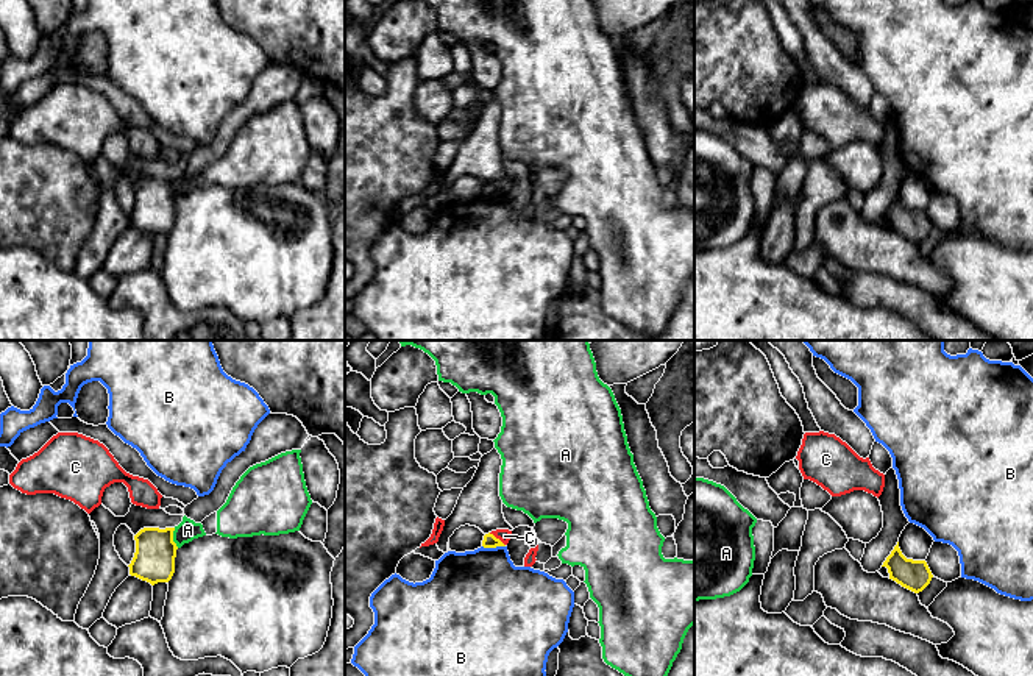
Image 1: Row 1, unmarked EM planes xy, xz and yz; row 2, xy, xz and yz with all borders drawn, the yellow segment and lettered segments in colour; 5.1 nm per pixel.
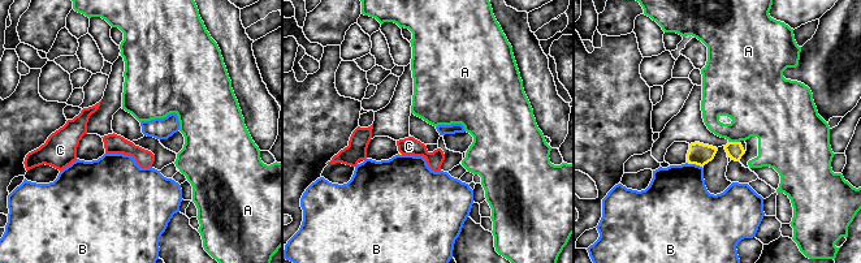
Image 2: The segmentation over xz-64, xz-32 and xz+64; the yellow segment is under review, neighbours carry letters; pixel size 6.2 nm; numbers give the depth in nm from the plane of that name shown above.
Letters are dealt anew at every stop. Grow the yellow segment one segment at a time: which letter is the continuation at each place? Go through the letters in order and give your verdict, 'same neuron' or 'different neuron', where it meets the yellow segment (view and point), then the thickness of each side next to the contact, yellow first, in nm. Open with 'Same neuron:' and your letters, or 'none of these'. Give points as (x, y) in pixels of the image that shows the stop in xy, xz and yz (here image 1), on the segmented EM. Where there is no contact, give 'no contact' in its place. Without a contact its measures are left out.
Same neuron: none of these
A: different neuron; contact xy (172, 537); calibres 220 and 110 nm
B: different neuron; contact xz (493, 547); calibres 70 and 460 nm
C: different neuron; contact xz (495, 537); calibres 70 and 70 nm

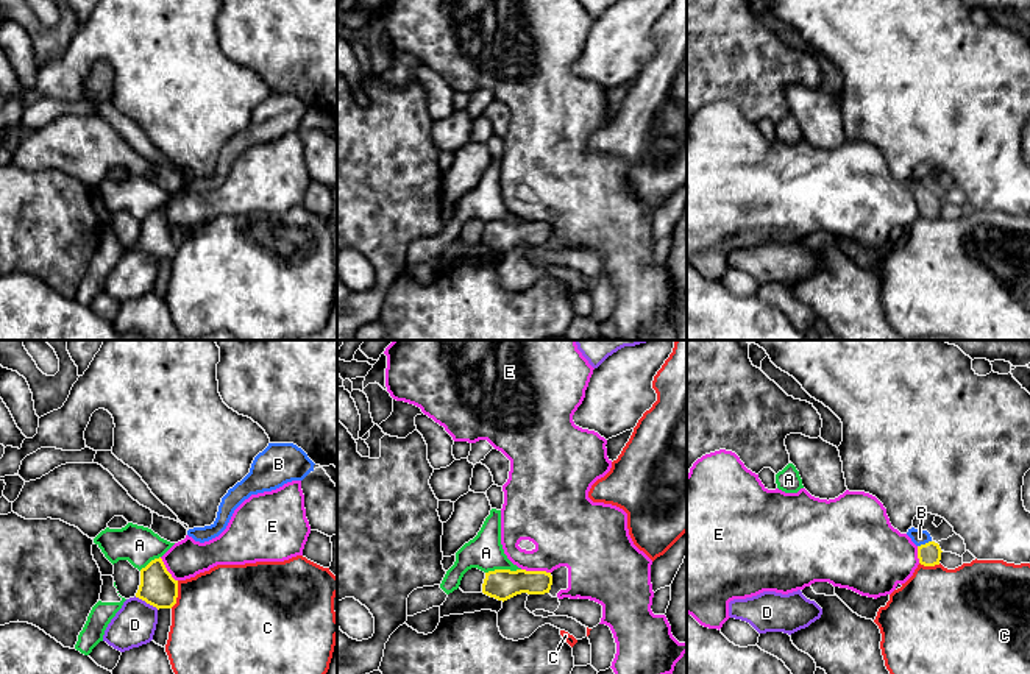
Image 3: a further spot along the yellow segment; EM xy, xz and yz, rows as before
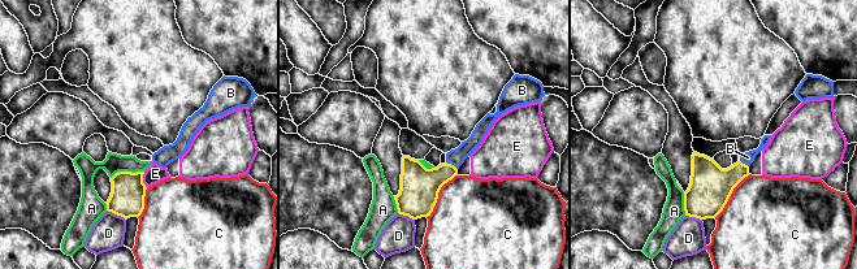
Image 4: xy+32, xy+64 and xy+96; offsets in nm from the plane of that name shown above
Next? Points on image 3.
Same neuron: B
A: different neuron; contact xz (503, 570); calibres 160 and 180 nm
B: same neuron; contact yz (926, 543); calibres 120 and 80 nm
C: different neuron; contact xy (177, 595); calibres 190 and 480 nm
D: different neuron; contact xy (147, 603); calibres 190 and 220 nm
E: different neuron; contact xz (536, 571); calibres 160 and 340 nm

